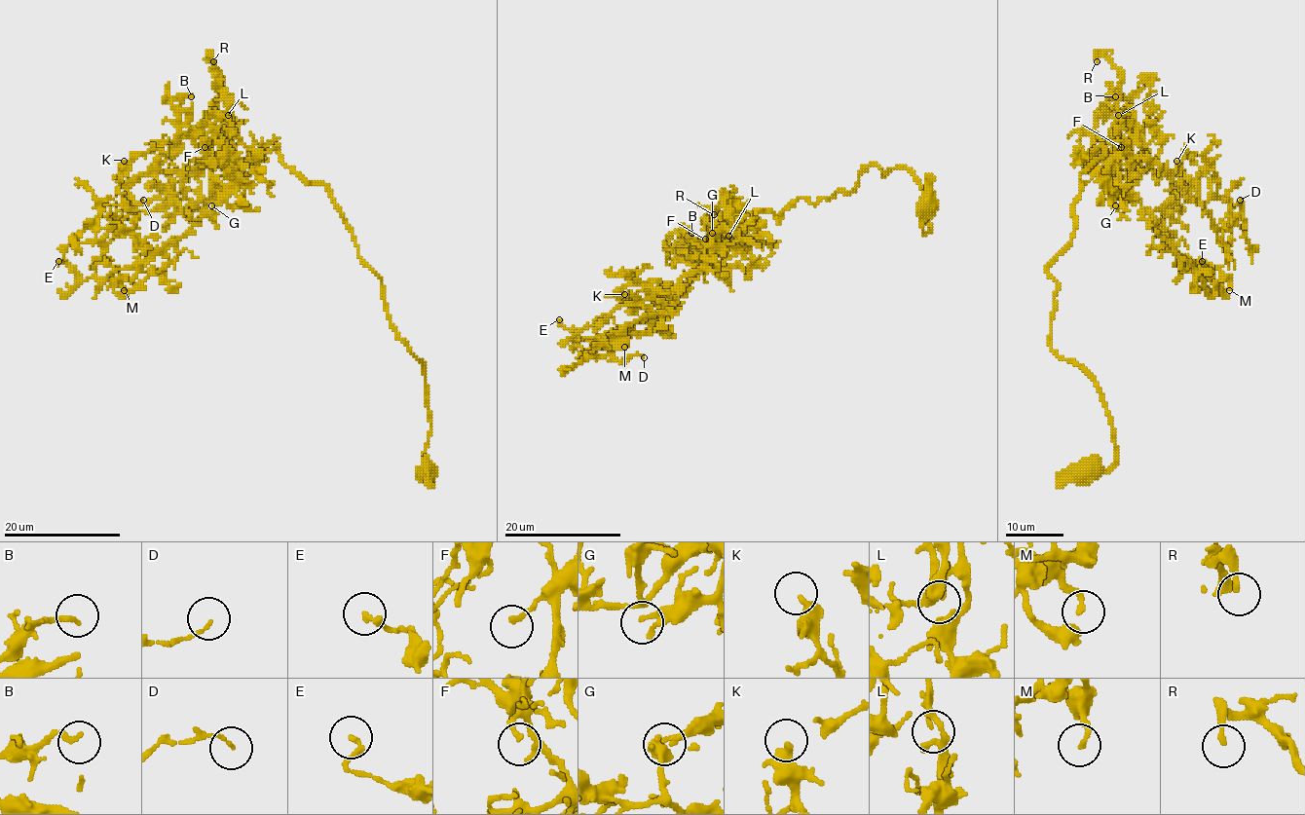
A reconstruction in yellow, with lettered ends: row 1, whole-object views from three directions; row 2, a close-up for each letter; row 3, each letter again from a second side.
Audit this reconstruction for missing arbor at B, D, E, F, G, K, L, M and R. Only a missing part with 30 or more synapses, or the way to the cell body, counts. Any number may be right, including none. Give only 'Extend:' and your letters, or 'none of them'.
Extend: none of them

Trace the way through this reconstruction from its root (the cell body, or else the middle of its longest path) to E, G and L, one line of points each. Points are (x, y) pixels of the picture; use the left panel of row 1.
E: (428, 472), (423, 364), (331, 193), (278, 147), (229, 169), (232, 185), (141, 262), (82, 279), (58, 261)
G: (428, 472), (423, 364), (331, 193), (275, 147), (229, 169), (228, 199), (211, 205)
L: (428, 472), (425, 369), (382, 279), (322, 184), (278, 147), (232, 158), (228, 115)

